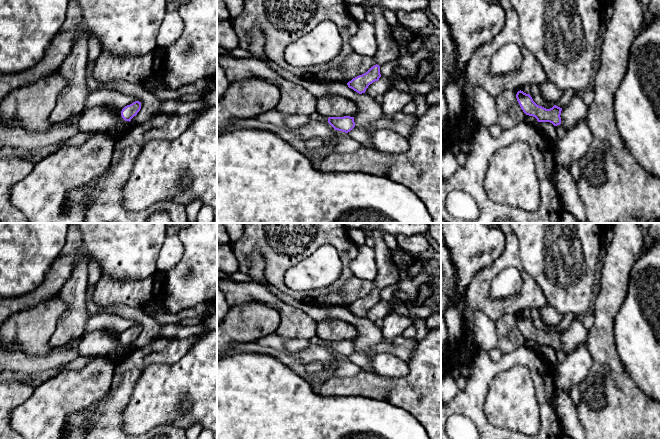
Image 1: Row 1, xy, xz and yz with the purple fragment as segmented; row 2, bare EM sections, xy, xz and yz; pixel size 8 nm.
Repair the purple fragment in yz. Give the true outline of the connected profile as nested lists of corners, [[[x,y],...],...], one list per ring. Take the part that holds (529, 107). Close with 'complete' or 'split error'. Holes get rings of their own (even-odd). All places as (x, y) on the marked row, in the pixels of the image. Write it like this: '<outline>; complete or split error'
[[[518,91],[516,94],[517,101],[526,115],[533,116],[538,122],[550,122],[554,126],[561,124],[561,111],[562,108],[554,105],[550,109],[546,109],[537,105],[530,94],[526,94],[523,91]]]; complete

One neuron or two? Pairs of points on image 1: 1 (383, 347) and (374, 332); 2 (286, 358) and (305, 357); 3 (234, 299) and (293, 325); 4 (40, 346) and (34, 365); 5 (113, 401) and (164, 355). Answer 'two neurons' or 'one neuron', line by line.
1: two neurons
2: two neurons
3: one neuron
4: two neurons
5: one neuron

